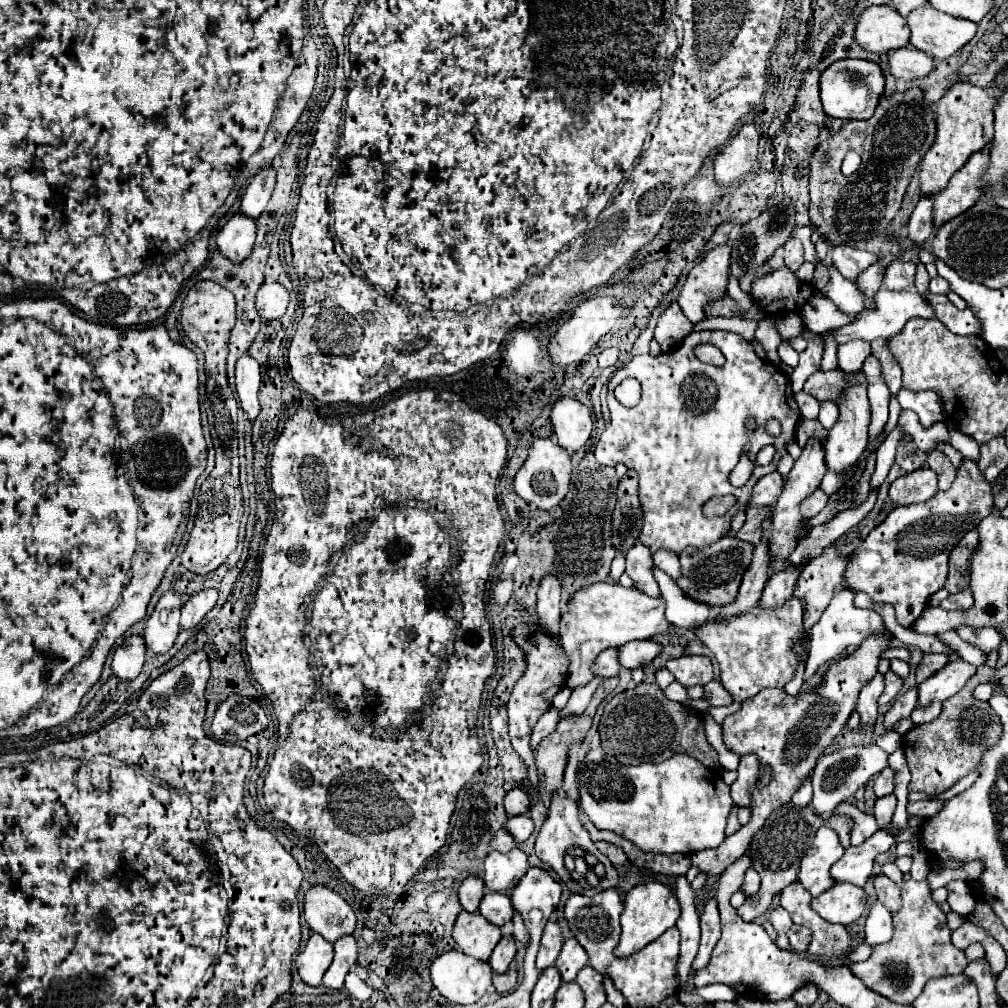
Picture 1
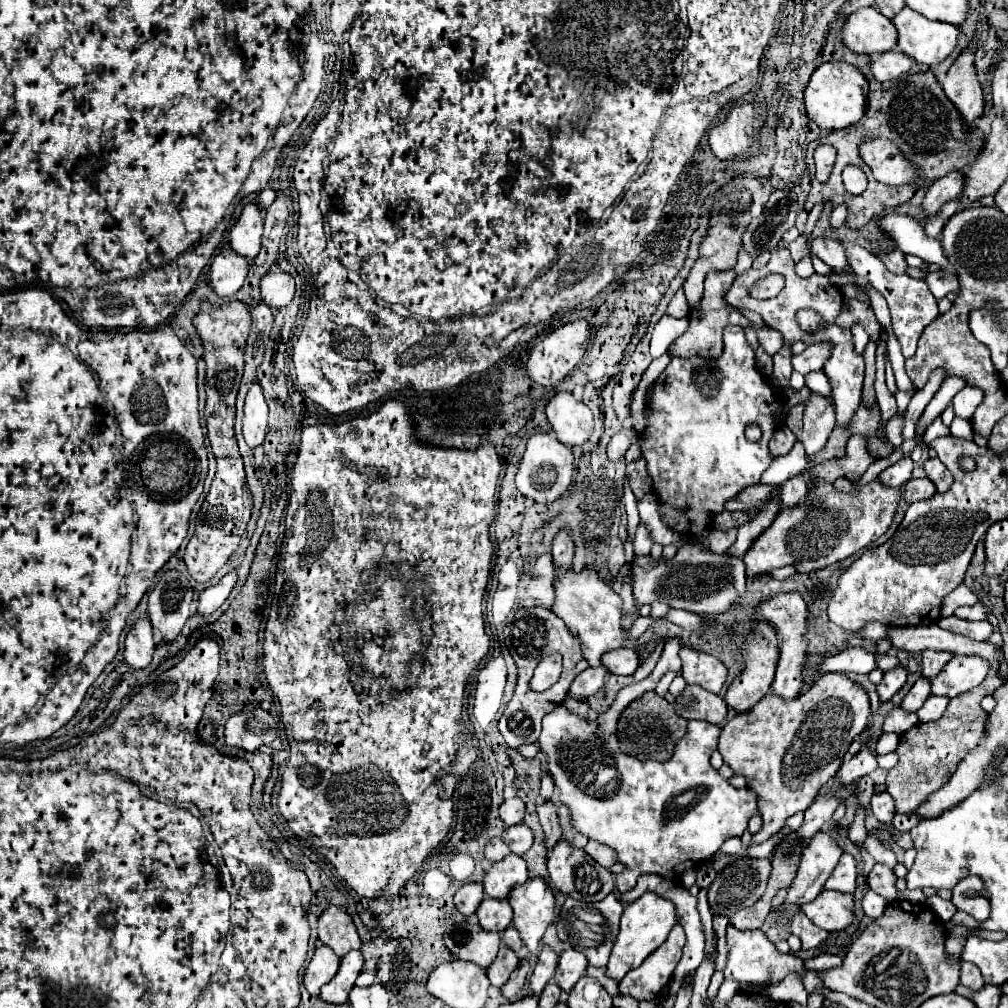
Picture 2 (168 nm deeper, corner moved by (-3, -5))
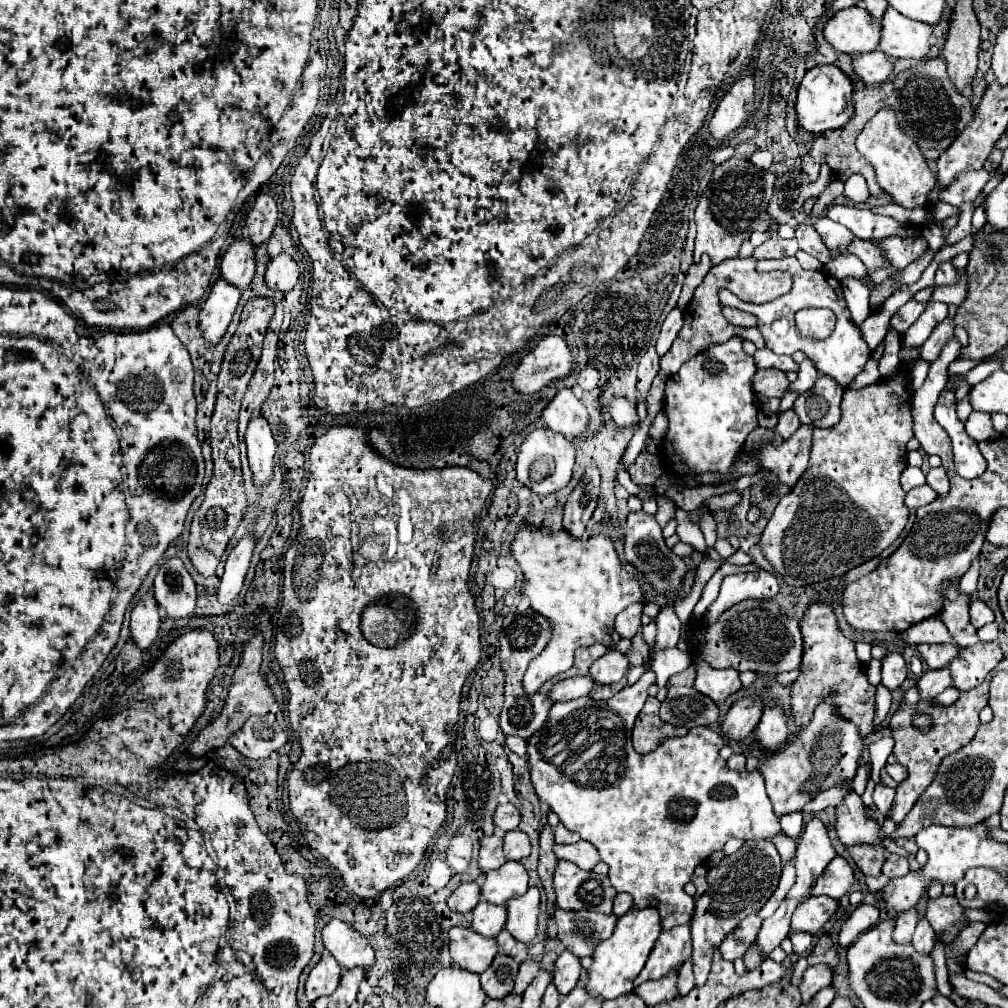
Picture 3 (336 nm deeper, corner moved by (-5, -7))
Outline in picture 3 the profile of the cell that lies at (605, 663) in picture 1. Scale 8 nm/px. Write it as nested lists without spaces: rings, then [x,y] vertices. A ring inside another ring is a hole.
[[[589,676],[565,678],[565,680],[559,680],[549,690],[549,700],[551,702],[567,702],[567,700],[575,700],[581,696],[589,696],[591,688],[593,688],[593,680]]]

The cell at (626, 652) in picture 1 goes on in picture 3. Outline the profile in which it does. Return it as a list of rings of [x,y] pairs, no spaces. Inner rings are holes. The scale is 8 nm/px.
[[[611,648],[605,656],[593,662],[593,666],[589,668],[589,676],[597,684],[613,684],[613,682],[619,682],[627,674],[627,670],[629,670],[627,656]]]

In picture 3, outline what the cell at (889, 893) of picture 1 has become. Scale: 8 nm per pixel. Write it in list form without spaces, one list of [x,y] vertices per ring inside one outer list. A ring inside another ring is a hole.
[[[845,846],[845,848],[865,876],[879,876],[881,874],[881,866],[885,862],[885,854],[883,854],[885,848],[883,846]]]

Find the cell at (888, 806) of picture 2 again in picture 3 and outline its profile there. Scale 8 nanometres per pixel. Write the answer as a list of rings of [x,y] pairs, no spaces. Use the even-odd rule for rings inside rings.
[[[877,784],[875,786],[875,792],[873,792],[873,802],[875,802],[875,808],[879,814],[887,816],[891,804],[893,804],[893,796],[895,796],[895,790],[891,786],[885,786],[885,784]]]

